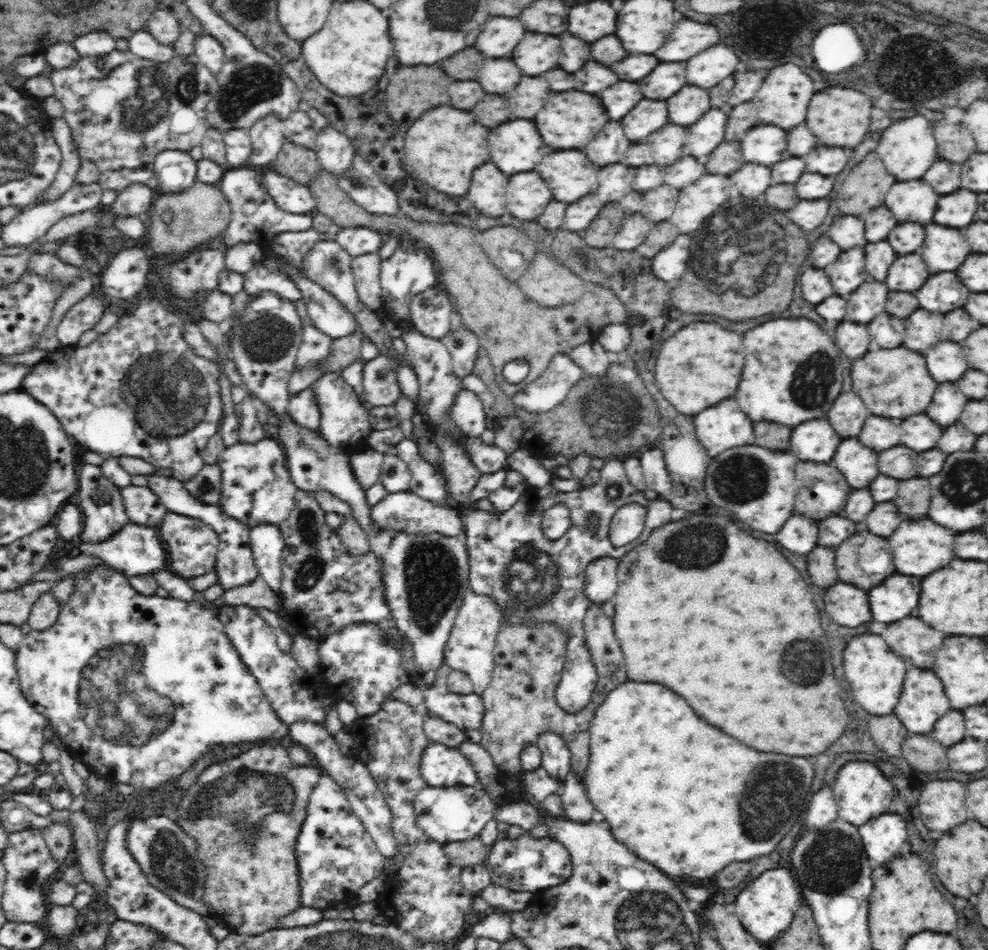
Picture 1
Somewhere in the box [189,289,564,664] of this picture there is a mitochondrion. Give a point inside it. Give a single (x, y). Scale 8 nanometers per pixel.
(431, 569)

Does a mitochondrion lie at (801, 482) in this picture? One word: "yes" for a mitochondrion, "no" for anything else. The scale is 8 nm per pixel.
no

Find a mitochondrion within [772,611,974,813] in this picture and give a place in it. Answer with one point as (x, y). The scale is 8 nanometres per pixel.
(804, 662)

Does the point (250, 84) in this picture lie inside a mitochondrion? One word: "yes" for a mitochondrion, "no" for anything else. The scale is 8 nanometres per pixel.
yes

